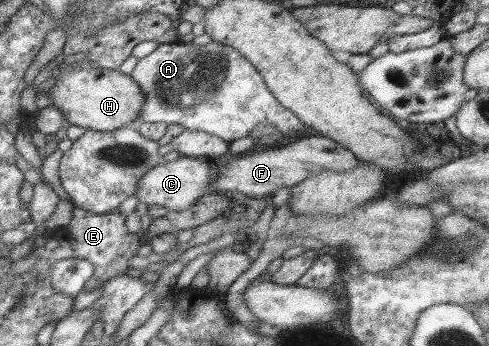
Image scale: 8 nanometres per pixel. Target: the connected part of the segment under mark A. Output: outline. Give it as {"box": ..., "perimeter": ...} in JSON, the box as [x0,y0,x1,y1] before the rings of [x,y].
{"box":[128,42,303,142],"perimeter":[[[172,42],[163,43],[146,57],[139,58],[135,68],[128,74],[143,94],[143,110],[137,119],[128,126],[133,129],[142,123],[163,122],[181,125],[185,130],[204,131],[220,137],[223,141],[231,142],[239,137],[248,135],[248,131],[258,125],[271,125],[278,132],[295,135],[303,130],[301,121],[295,118],[291,111],[284,109],[263,84],[261,75],[231,47],[211,42],[197,46],[193,43]]]}

